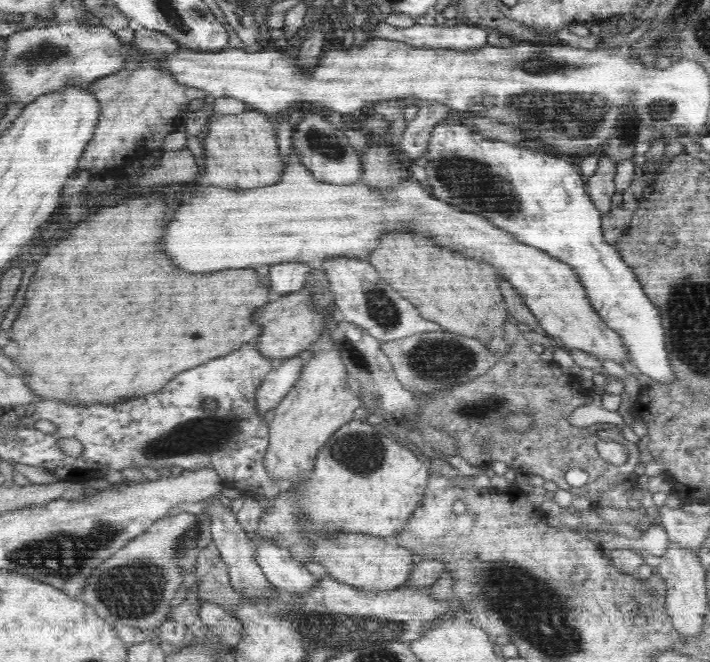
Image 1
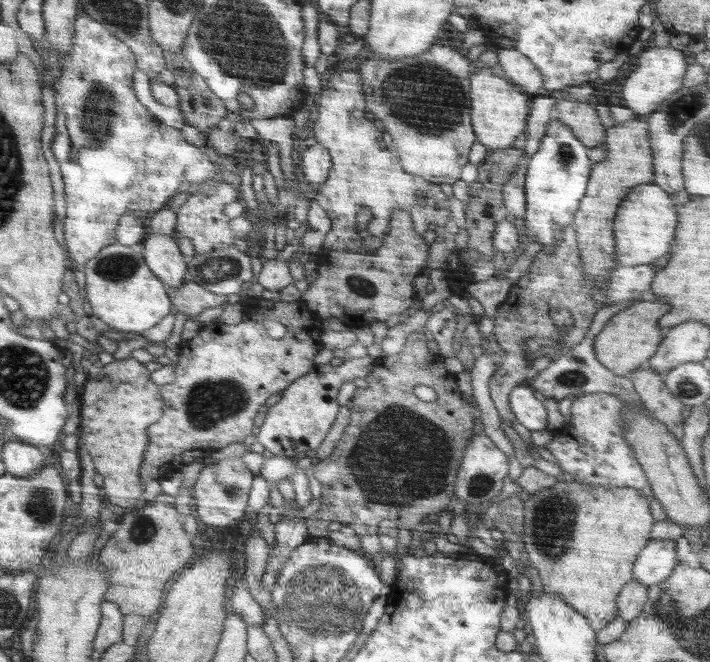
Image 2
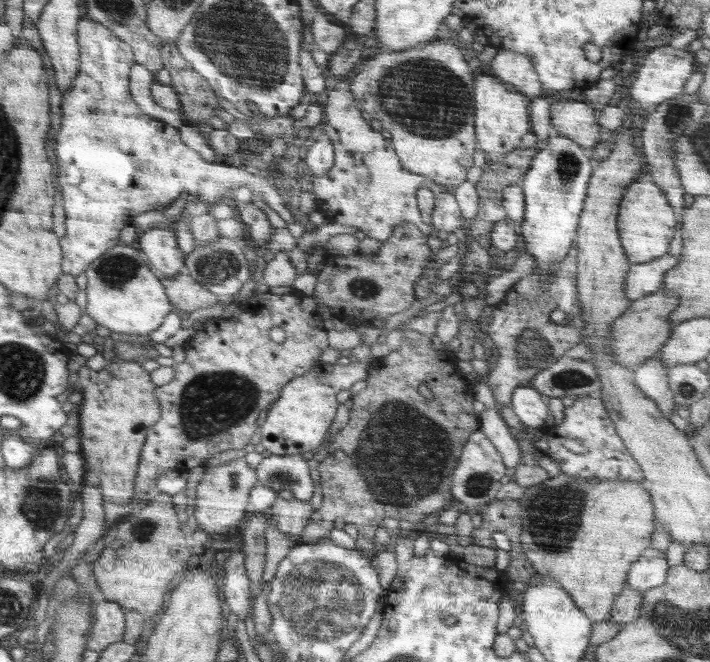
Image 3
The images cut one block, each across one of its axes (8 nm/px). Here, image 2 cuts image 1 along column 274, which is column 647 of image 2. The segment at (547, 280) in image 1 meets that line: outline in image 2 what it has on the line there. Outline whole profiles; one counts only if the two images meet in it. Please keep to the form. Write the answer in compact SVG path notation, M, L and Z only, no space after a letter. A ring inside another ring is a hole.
M655 183L639 184L632 188L626 200L619 205L616 216L615 264L616 266L638 266L650 264L668 252L668 242L674 240L676 230L676 208L672 198L663 187Z

